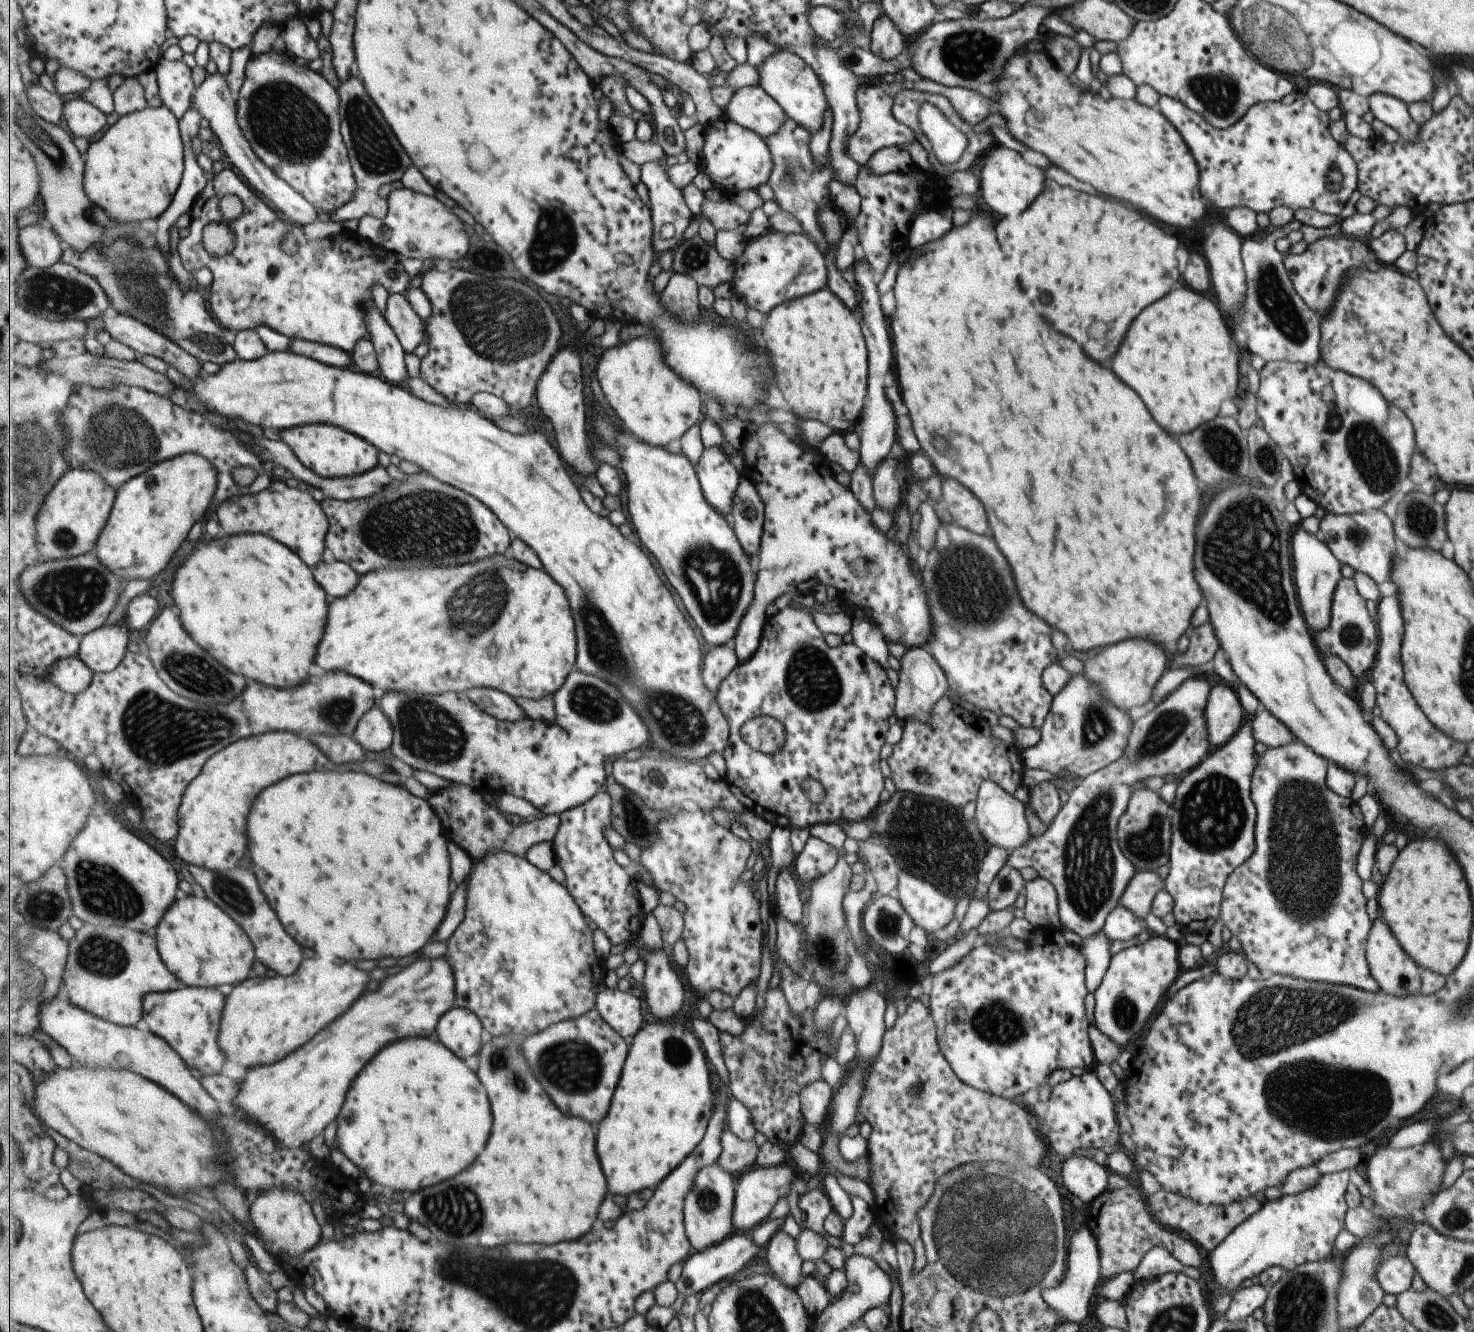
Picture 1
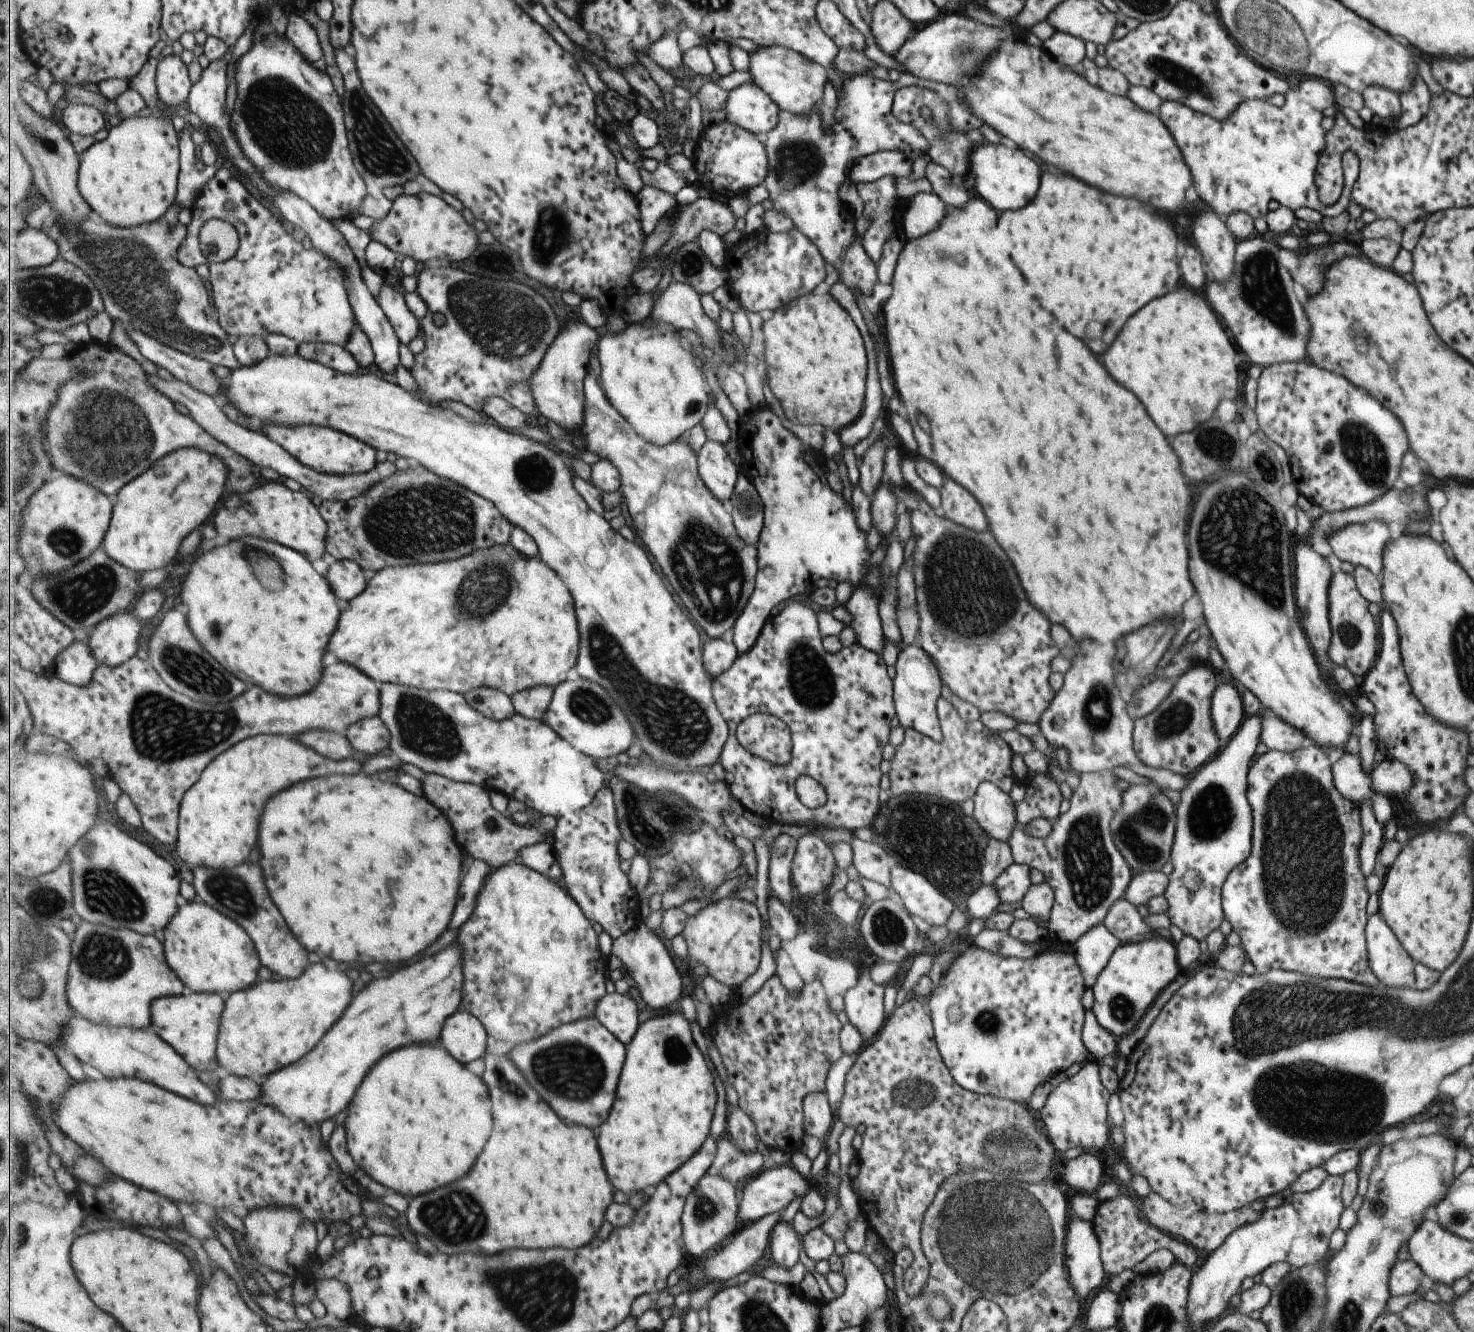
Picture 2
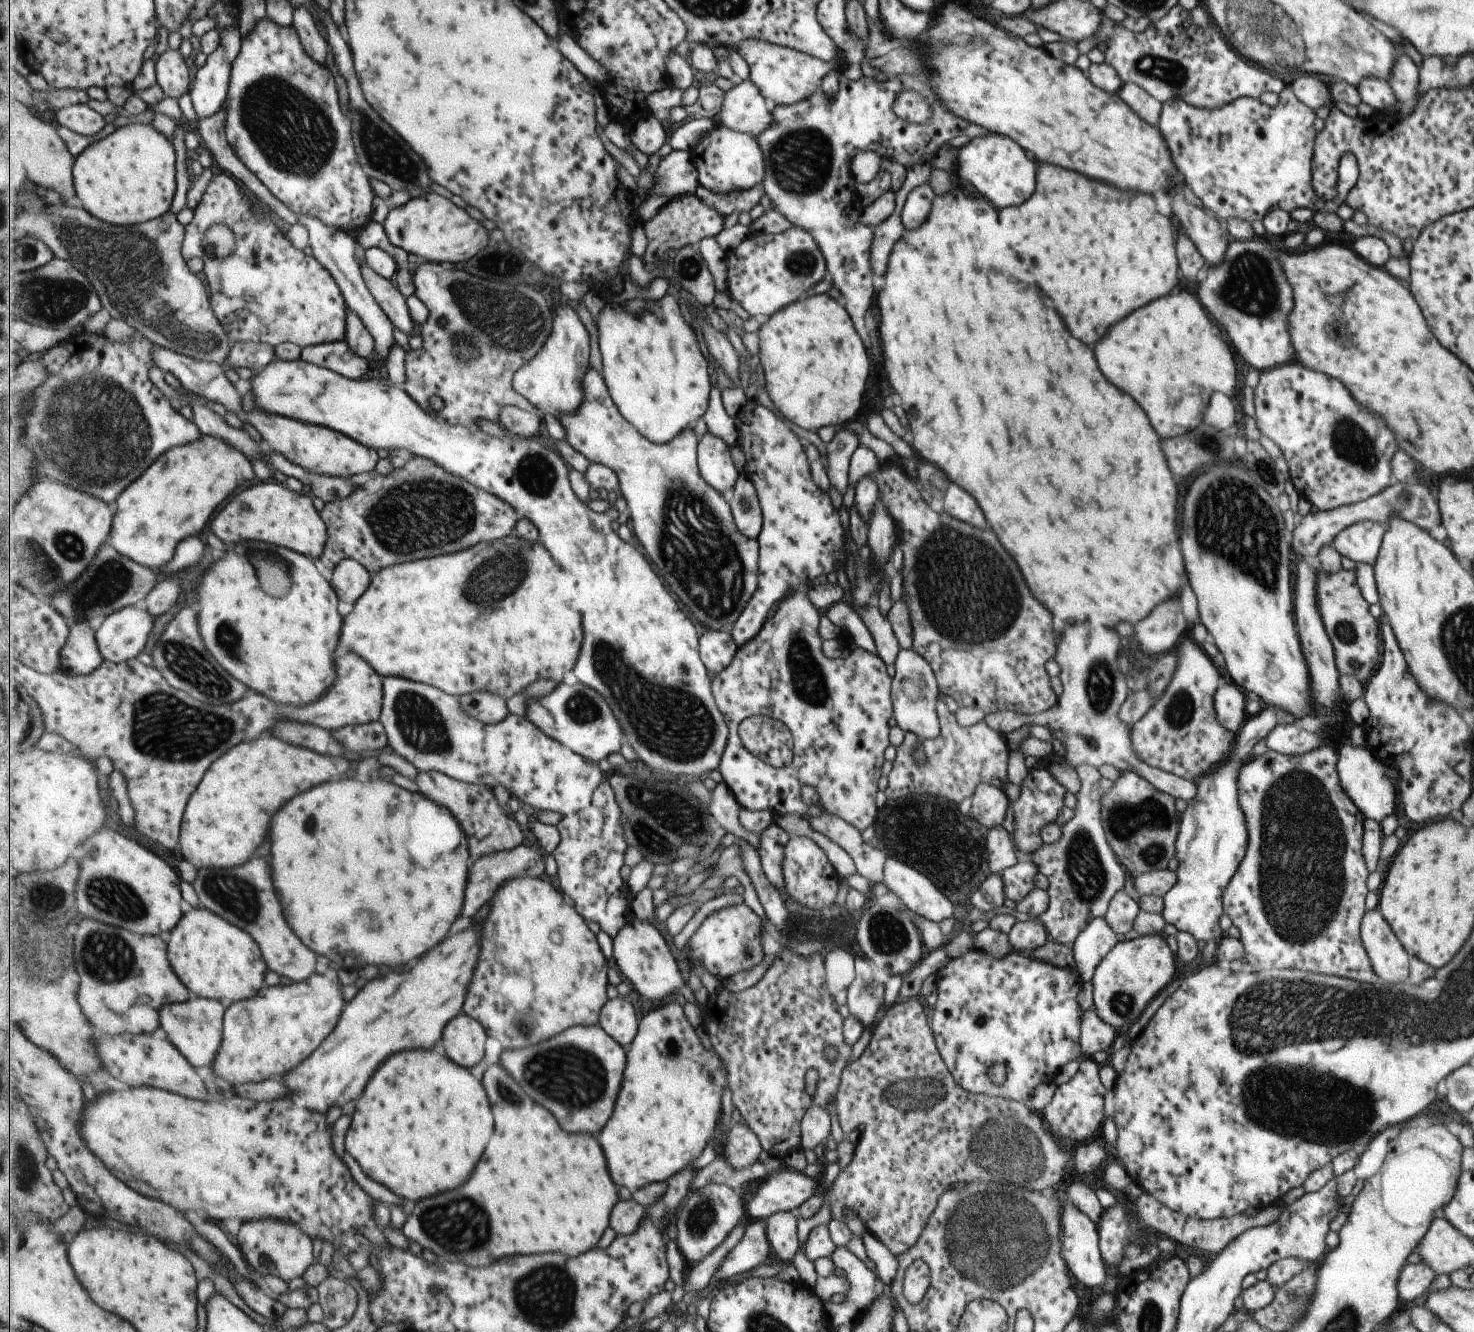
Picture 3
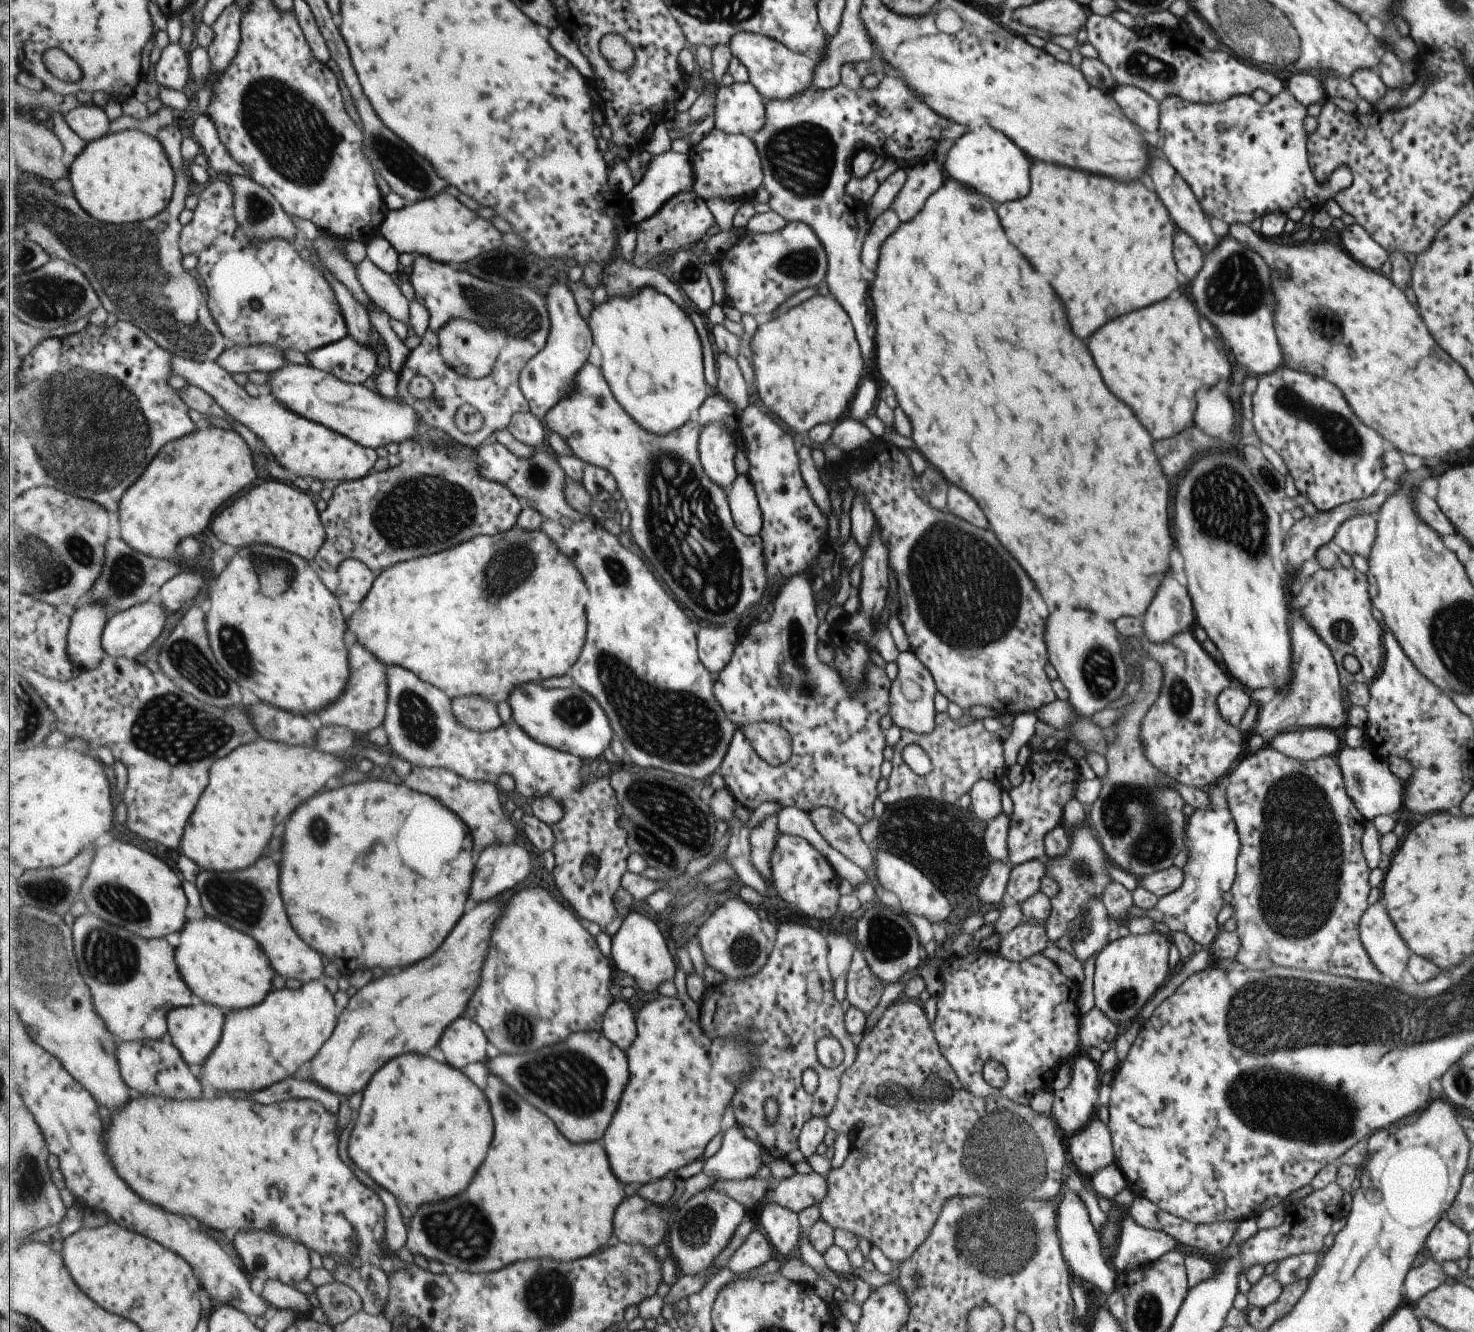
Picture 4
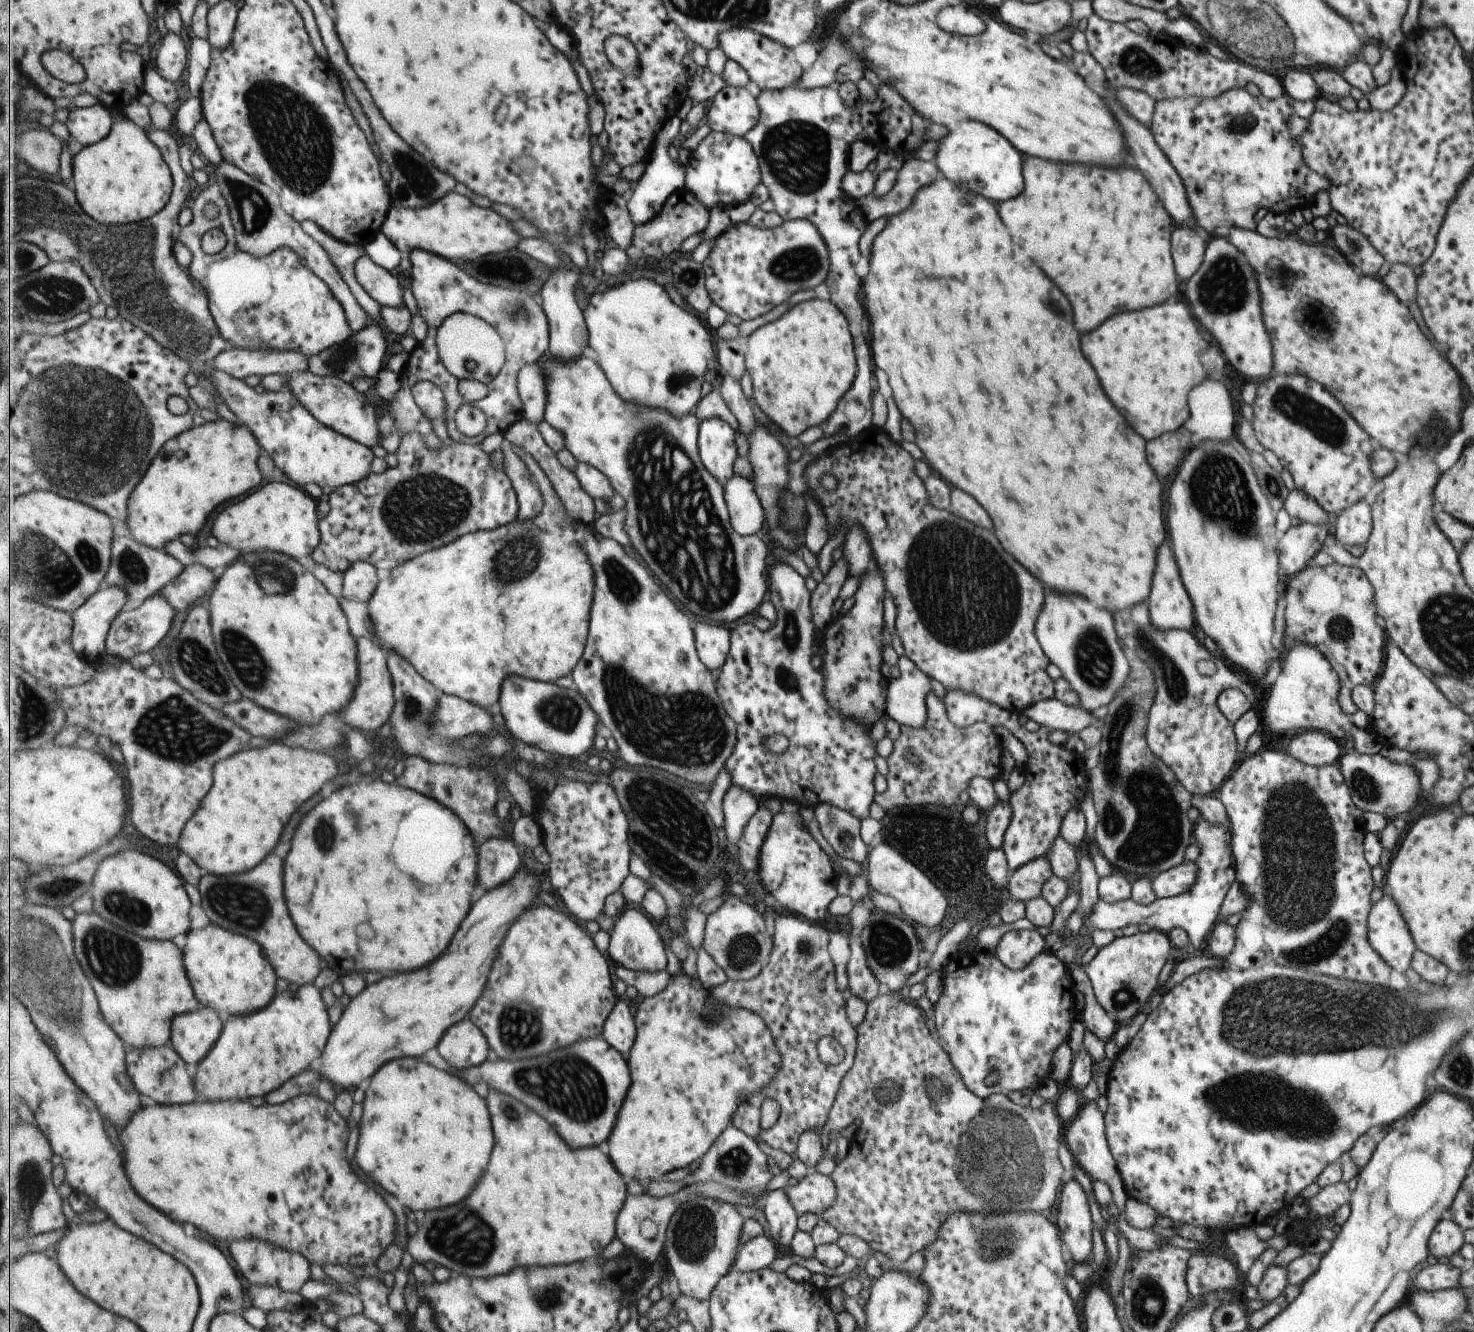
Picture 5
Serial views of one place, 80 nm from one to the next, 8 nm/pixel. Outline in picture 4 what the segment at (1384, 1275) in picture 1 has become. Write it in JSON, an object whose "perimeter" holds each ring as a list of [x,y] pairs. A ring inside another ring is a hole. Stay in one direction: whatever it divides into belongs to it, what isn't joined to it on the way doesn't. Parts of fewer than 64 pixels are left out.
{"perimeter":[[[1427,1258],[1426,1262],[1419,1268],[1411,1267],[1405,1274],[1403,1286],[1401,1286],[1403,1298],[1407,1302],[1415,1303],[1427,1292],[1444,1284],[1447,1277],[1442,1270],[1441,1264],[1437,1264],[1430,1258]]]}

